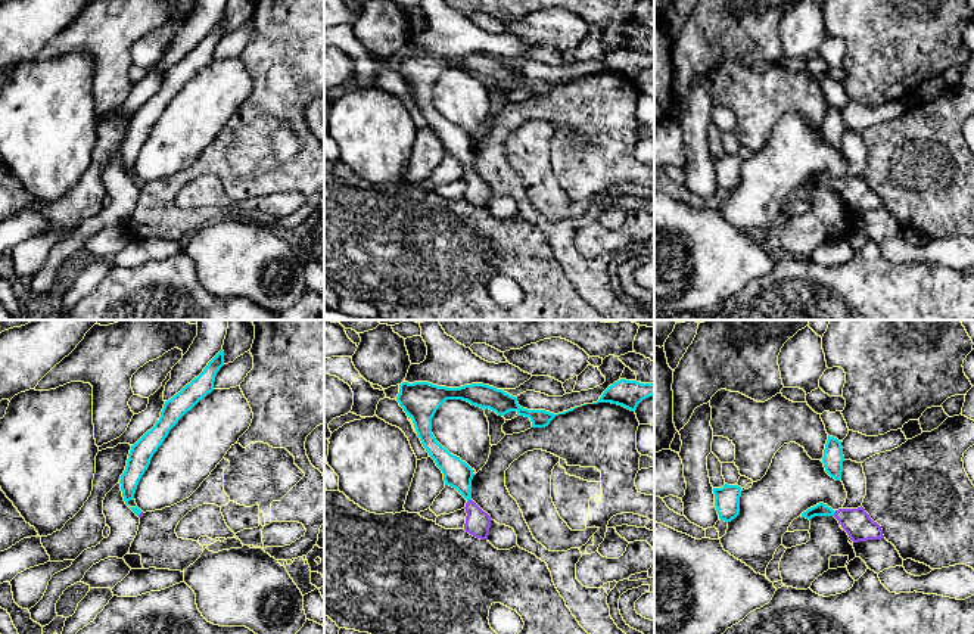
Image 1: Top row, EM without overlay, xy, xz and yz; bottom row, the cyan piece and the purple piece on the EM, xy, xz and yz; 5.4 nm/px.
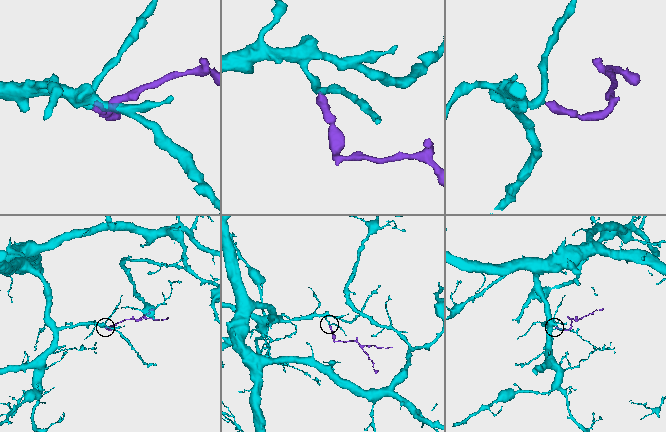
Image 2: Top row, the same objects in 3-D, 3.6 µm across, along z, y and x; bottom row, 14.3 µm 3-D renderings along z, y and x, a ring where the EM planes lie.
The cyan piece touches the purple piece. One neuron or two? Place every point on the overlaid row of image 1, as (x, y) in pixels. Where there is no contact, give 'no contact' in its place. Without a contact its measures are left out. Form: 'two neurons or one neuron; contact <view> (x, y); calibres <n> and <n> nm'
one neuron; contact yz (834, 512); calibres 70 and 160 nm

